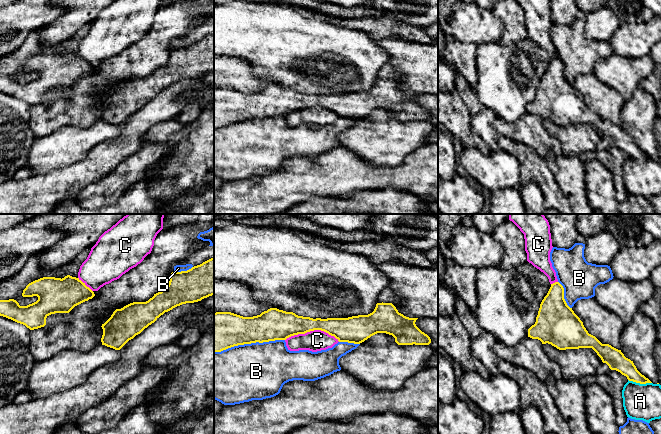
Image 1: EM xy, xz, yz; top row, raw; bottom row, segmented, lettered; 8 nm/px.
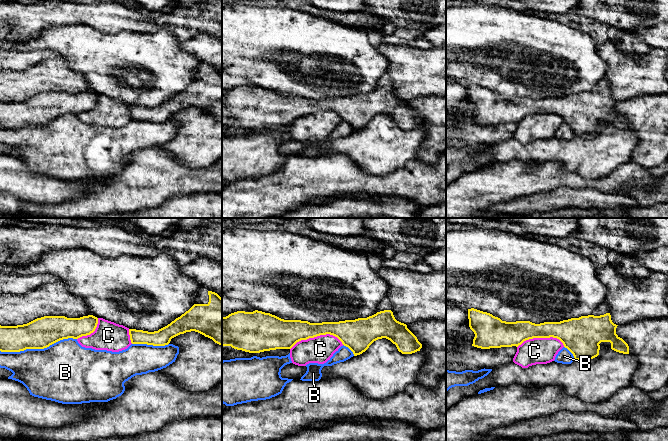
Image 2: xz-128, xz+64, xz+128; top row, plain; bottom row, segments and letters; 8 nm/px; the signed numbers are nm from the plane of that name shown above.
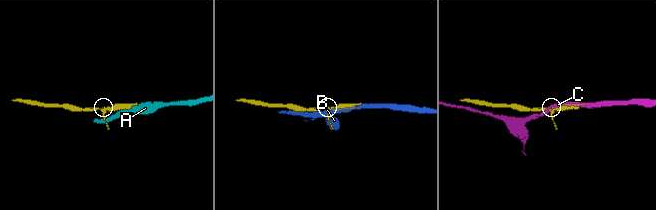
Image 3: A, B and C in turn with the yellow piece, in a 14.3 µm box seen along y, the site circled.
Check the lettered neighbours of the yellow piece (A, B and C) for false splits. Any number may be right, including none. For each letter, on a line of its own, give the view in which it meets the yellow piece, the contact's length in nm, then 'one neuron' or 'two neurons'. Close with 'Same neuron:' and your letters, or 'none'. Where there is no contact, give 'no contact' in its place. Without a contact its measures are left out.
A: meets yellow in yz; contact 190 nm long; two neurons
B: meets yellow in xz; contact 600 nm long; two neurons
C: meets yellow in xz; contact 440 nm long; two neurons
Same neuron: none

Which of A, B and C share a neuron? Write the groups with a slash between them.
A / B / C

